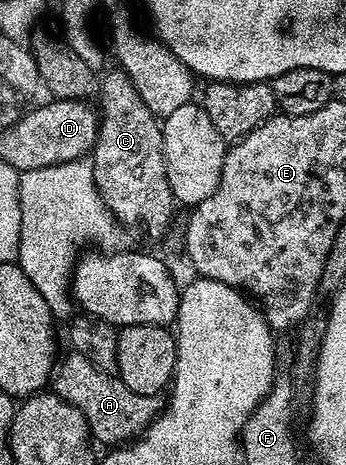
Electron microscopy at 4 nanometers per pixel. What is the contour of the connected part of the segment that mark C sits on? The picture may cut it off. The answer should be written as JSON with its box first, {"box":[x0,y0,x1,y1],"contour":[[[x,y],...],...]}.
{"box":[91,69,175,239],"contour":[[[120,69],[112,70],[106,70],[99,83],[101,107],[97,143],[91,152],[93,176],[105,204],[118,223],[126,228],[138,227],[157,239],[168,229],[175,208],[163,157],[162,120],[143,105],[143,97],[139,97],[127,73]]]}

